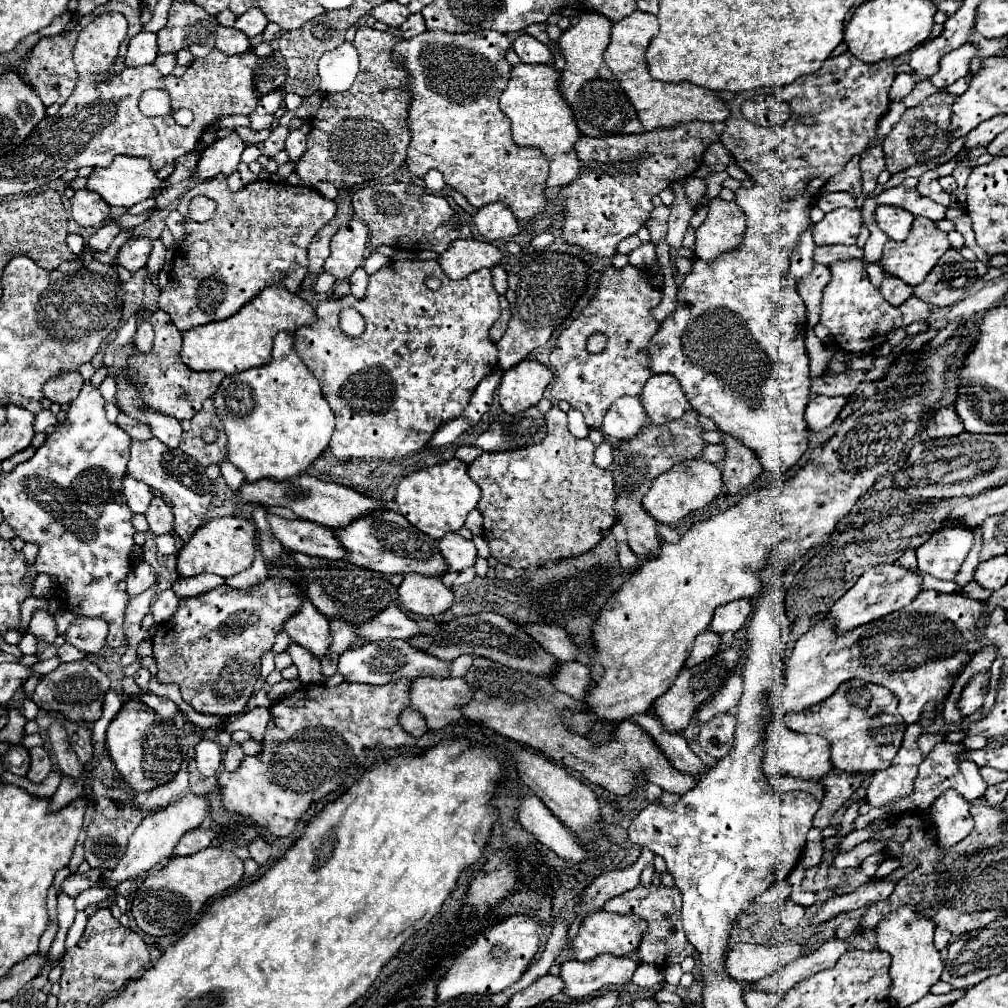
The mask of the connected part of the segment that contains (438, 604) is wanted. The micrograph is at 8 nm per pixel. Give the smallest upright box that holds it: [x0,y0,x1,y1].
[400,574,454,616]

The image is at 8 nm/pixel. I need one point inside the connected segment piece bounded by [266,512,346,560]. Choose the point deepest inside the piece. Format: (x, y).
(301, 535)

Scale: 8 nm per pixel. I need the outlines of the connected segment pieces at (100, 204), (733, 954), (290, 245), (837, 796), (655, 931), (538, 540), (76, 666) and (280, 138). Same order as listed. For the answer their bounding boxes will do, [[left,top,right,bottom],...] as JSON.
[[72,190,110,226],[724,942,802,982],[158,174,334,332],[814,772,862,828],[604,886,696,966],[468,406,616,570],[34,660,110,722],[262,126,290,158]]

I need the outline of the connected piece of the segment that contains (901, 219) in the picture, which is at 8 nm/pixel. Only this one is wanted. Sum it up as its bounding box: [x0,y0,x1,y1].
[876,206,914,240]

